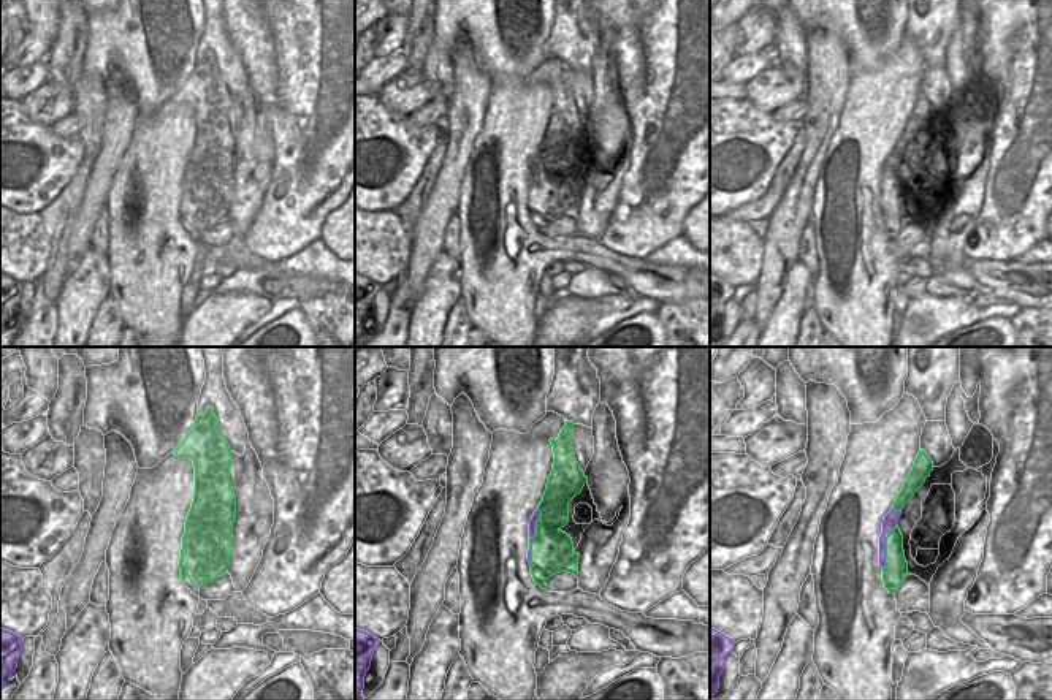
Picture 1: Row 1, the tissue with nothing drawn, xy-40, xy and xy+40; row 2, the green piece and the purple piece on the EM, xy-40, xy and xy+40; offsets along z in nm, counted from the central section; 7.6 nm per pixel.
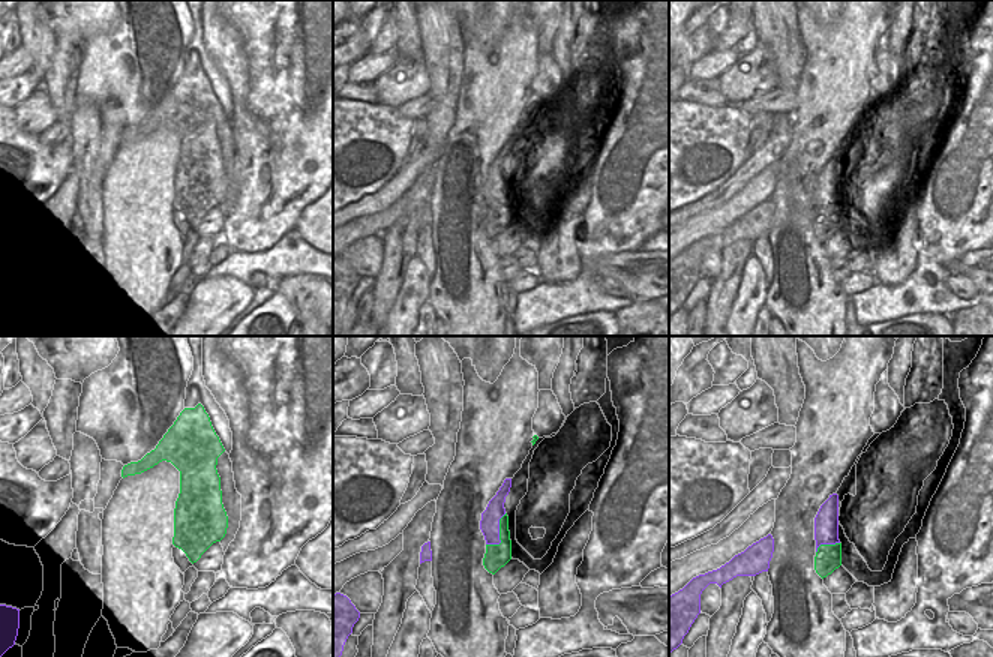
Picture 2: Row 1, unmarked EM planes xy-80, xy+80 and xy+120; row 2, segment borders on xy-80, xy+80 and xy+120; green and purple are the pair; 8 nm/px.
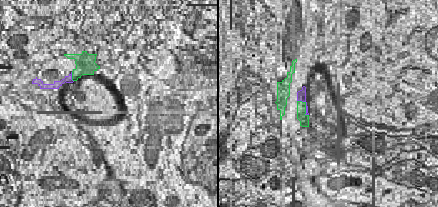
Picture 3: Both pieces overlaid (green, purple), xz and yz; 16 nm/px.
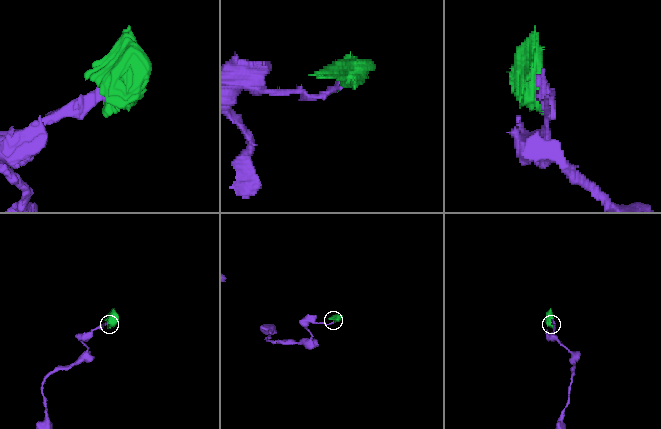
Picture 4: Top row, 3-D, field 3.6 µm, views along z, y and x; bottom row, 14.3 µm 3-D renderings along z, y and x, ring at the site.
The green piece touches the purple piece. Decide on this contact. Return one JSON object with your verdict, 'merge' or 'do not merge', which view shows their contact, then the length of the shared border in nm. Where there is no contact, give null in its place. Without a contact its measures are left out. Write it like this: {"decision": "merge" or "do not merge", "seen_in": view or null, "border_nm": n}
{"decision": "do not merge", "seen_in": "xy+40", "border_nm": 340}

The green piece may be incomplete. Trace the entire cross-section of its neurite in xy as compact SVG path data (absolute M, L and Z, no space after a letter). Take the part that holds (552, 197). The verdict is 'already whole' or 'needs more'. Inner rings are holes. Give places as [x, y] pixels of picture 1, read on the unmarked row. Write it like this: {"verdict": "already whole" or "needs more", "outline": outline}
{"verdict": "already whole", "outline": "M566 67L559 82L550 84L555 97L553 116L537 152L536 181L529 182L531 220L547 234L545 226L561 217L578 220L578 203L572 184L561 174L569 168L569 147L581 138L588 124L580 114L572 93L574 68Z"}

